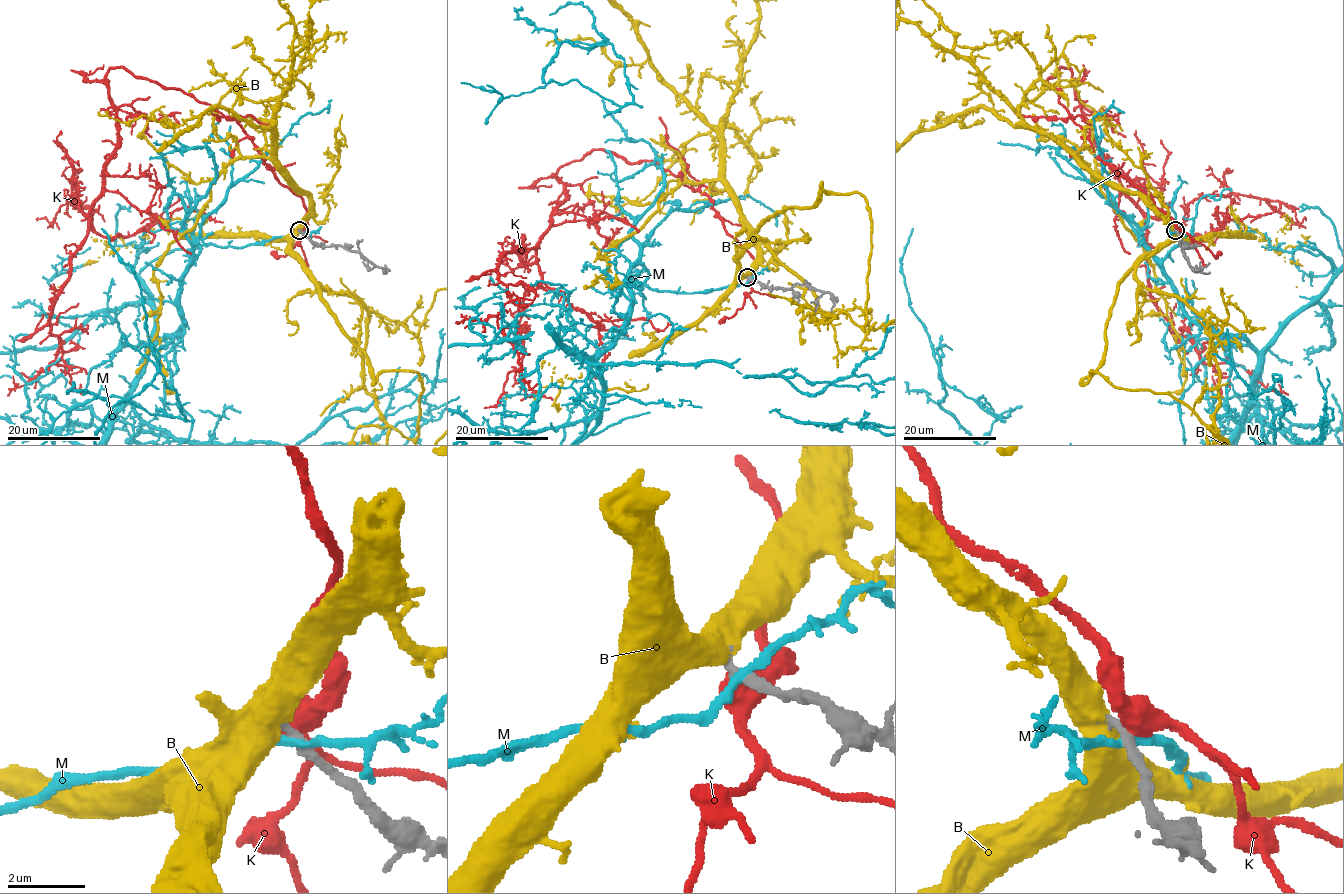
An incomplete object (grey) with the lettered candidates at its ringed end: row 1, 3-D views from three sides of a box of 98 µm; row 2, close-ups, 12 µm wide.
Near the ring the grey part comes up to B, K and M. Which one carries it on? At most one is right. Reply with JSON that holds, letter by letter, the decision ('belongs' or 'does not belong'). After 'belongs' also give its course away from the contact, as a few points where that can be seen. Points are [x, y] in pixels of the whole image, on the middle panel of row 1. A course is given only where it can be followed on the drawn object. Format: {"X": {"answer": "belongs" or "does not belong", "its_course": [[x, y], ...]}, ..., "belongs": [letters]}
{"B": {"answer": "belongs"}, "K": {"answer": "does not belong"}, "M": {"answer": "does not belong"}, "belongs": ["B"]}

